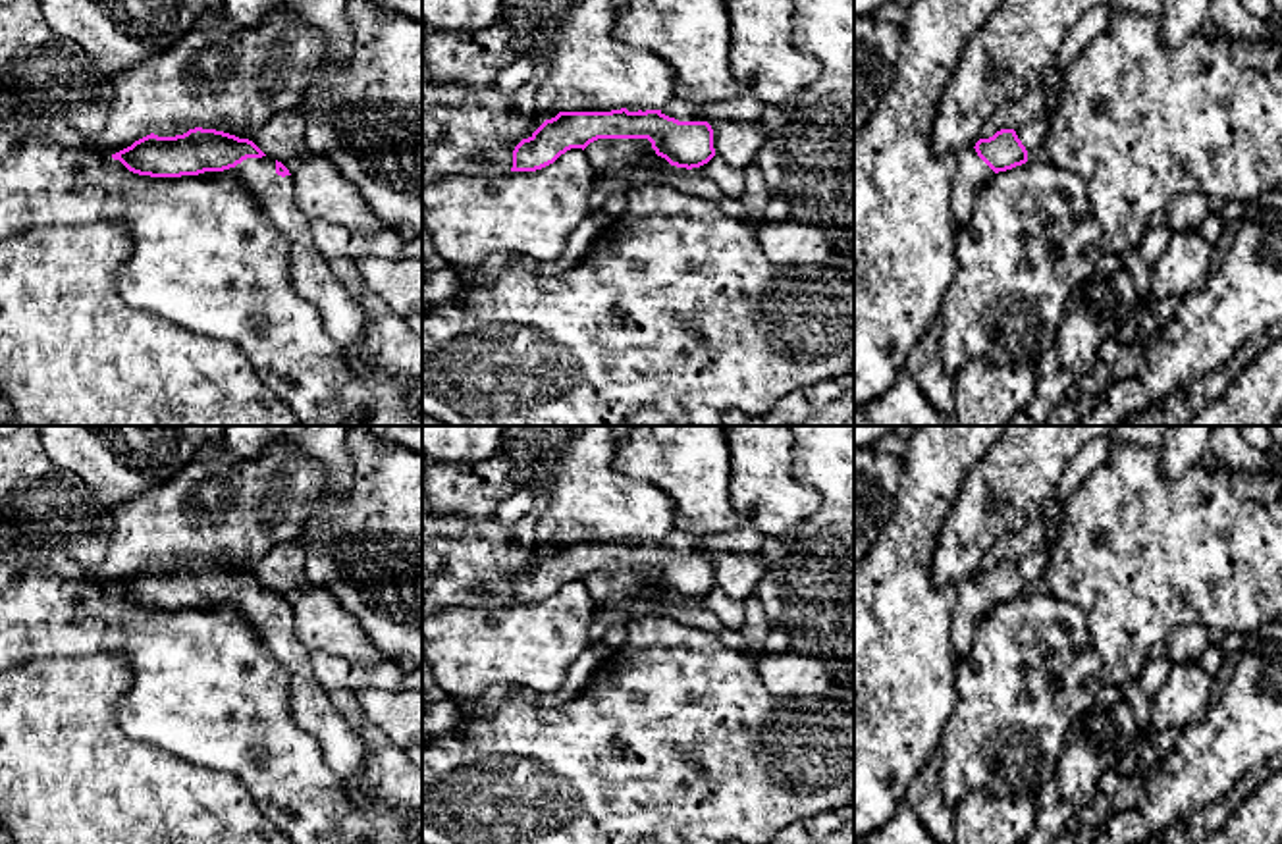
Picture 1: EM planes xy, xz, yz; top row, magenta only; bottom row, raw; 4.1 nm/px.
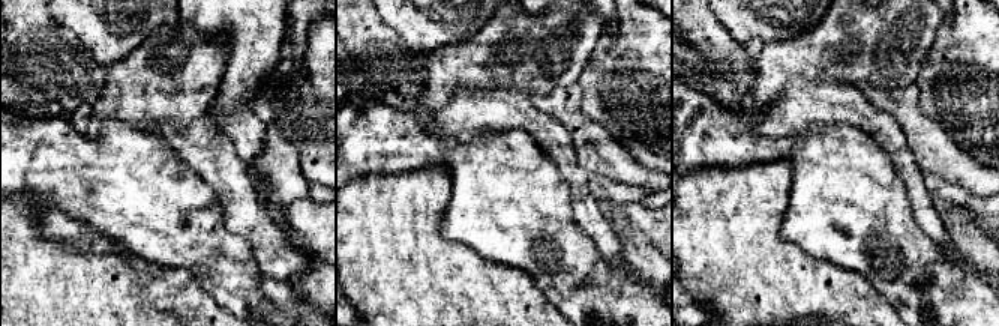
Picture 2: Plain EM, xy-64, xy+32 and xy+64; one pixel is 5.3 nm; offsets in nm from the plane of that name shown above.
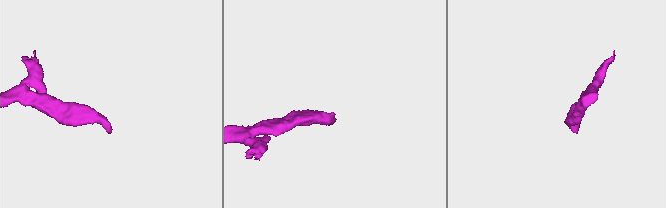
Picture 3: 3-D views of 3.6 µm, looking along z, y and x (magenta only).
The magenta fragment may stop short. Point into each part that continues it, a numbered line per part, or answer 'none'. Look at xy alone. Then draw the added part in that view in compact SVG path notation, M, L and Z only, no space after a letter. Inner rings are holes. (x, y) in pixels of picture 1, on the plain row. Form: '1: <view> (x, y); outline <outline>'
1: xy (311, 708); outline M270 588L247 590L229 603L251 624L258 640L289 674L289 717L320 744L330 771L355 784L366 769L366 748L316 680L314 653L299 640L291 607L276 605Z

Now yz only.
1: yz (972, 606); outline M974 578L958 586L958 601L952 615L952 644L956 661L968 655L979 622L993 609L995 603L977 588Z

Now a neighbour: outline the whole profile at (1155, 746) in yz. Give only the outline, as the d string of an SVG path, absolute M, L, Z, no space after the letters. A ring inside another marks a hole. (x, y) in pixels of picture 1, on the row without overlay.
M1151 730L1149 736L1137 746L1137 753L1143 767L1149 767L1161 761L1172 750L1172 736L1170 732L1161 734Z

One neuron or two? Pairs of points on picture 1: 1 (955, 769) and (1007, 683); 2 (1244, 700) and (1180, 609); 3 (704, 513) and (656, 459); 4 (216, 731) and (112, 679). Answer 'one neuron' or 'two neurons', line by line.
1: one neuron
2: two neurons
3: one neuron
4: two neurons

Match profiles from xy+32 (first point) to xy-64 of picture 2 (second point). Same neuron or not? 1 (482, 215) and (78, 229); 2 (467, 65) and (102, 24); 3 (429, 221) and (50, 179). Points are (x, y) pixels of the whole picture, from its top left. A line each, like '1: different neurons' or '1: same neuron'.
1: different neurons
2: different neurons
3: different neurons

